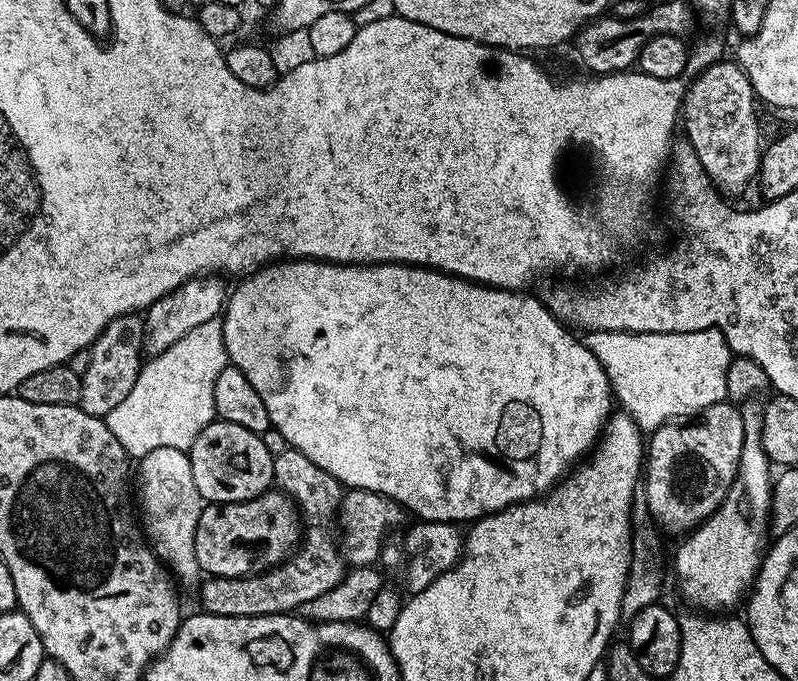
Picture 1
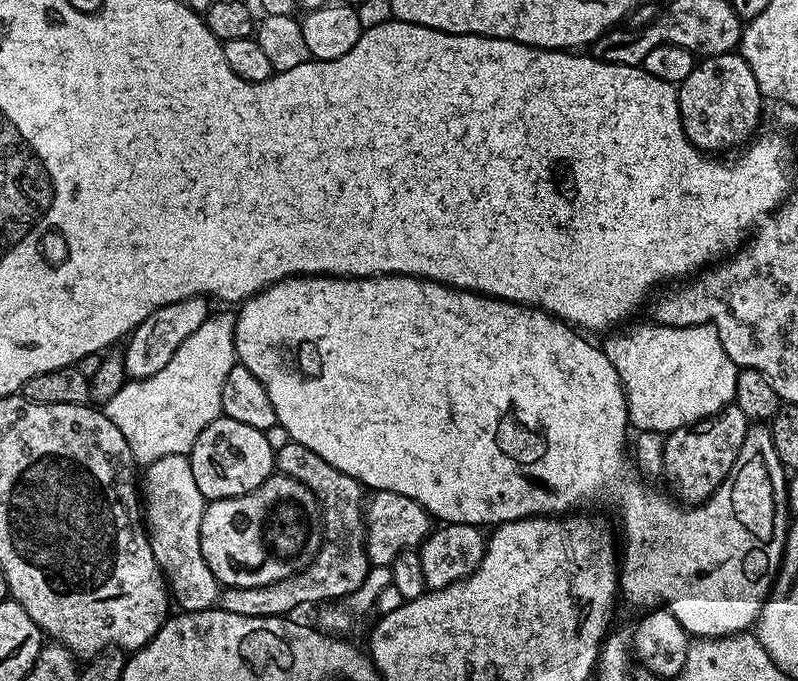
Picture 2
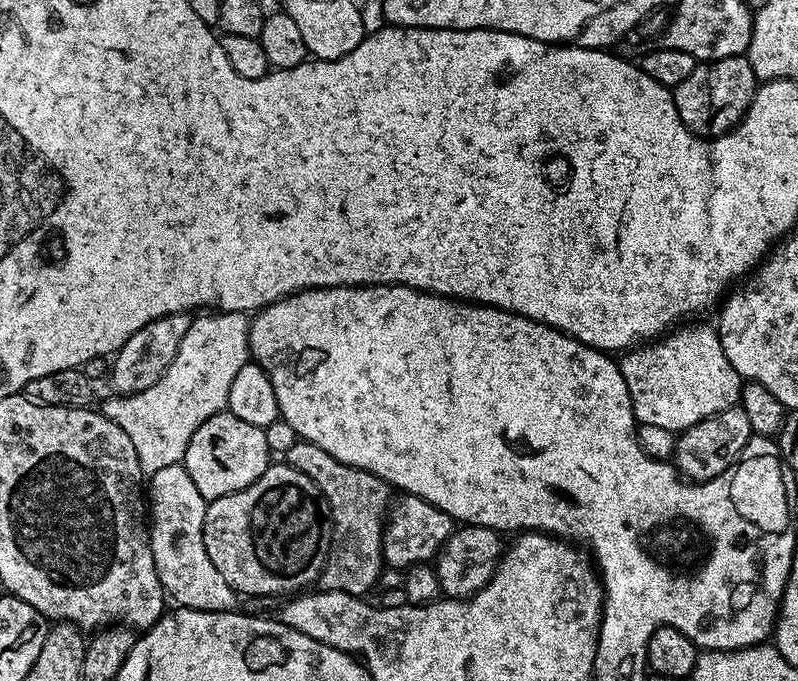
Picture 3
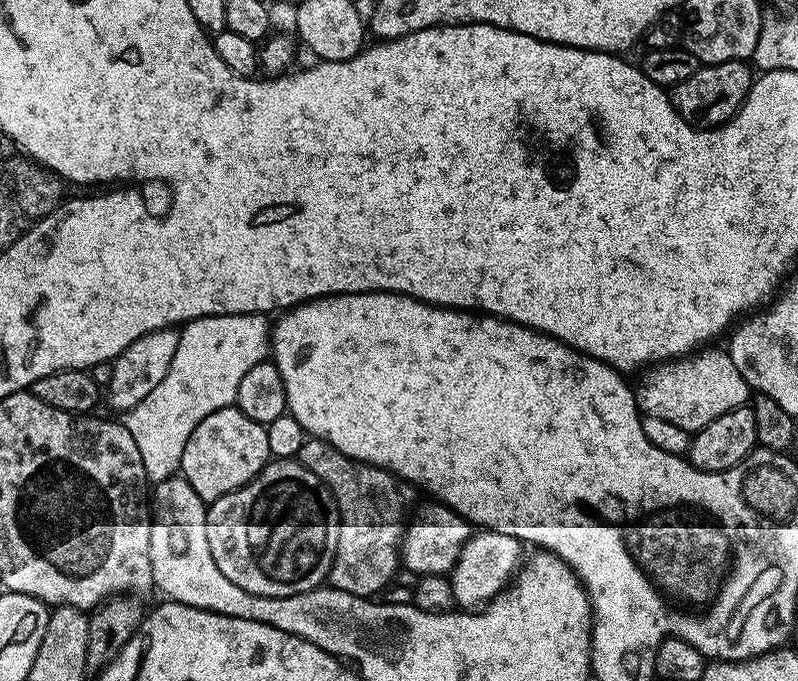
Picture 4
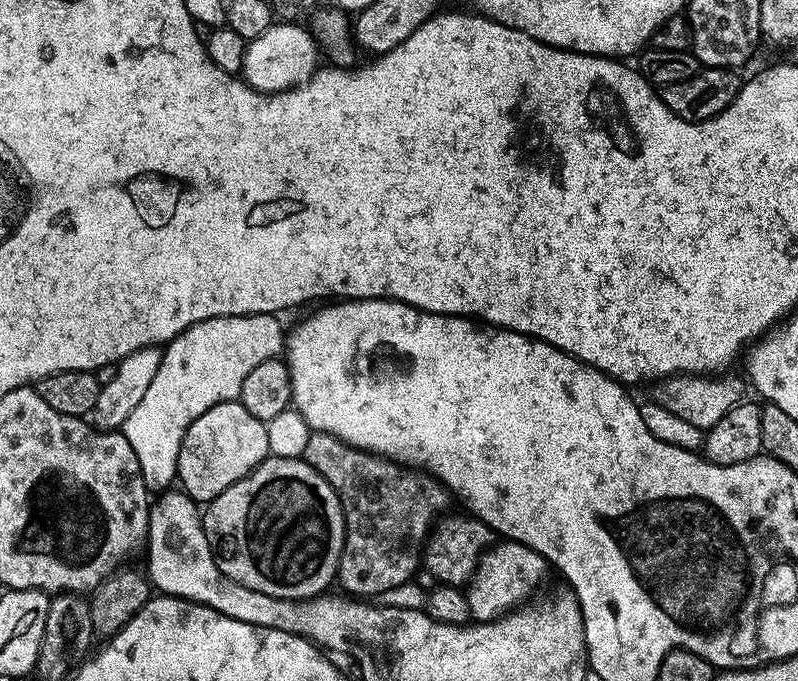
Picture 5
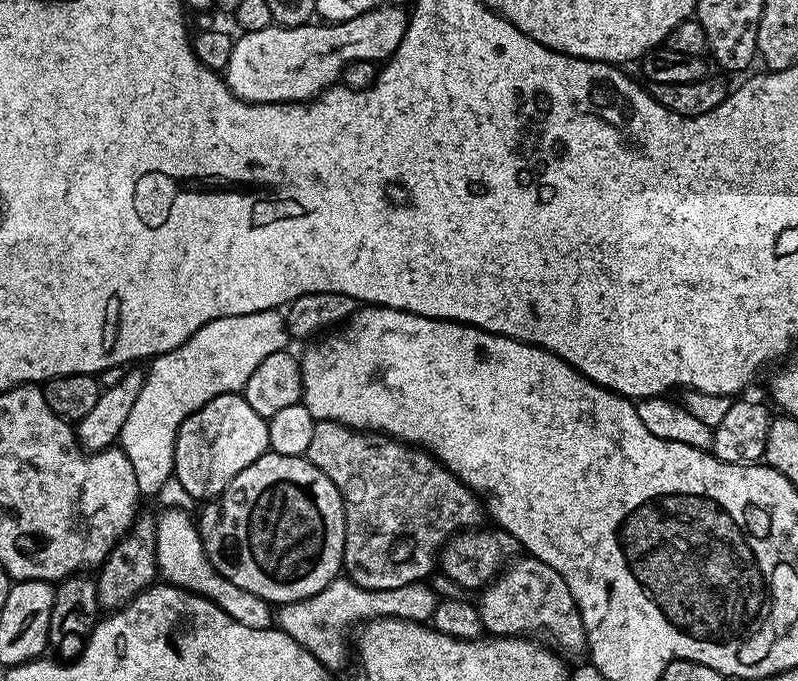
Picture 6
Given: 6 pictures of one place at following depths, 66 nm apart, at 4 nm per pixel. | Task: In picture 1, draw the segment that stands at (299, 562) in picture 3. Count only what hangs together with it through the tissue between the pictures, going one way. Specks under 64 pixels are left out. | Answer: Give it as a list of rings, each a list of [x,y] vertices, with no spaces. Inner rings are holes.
[[[269,490],[233,504],[205,503],[200,510],[198,530],[194,530],[194,554],[201,573],[208,576],[251,576],[253,572],[274,568],[293,555],[292,547],[300,540],[300,524],[302,517],[295,500],[279,490]]]

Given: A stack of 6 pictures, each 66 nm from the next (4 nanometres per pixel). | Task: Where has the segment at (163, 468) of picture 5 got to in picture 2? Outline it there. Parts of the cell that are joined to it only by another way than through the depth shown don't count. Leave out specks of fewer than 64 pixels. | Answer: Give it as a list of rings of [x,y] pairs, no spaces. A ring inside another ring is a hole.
[[[213,311],[208,315],[206,322],[174,350],[174,358],[158,374],[150,374],[145,380],[128,380],[114,398],[103,401],[104,416],[122,430],[122,438],[126,438],[137,465],[147,466],[167,456],[188,456],[194,442],[198,442],[198,434],[210,422],[220,419],[222,385],[226,374],[238,363],[234,342],[236,318],[228,312]]]

